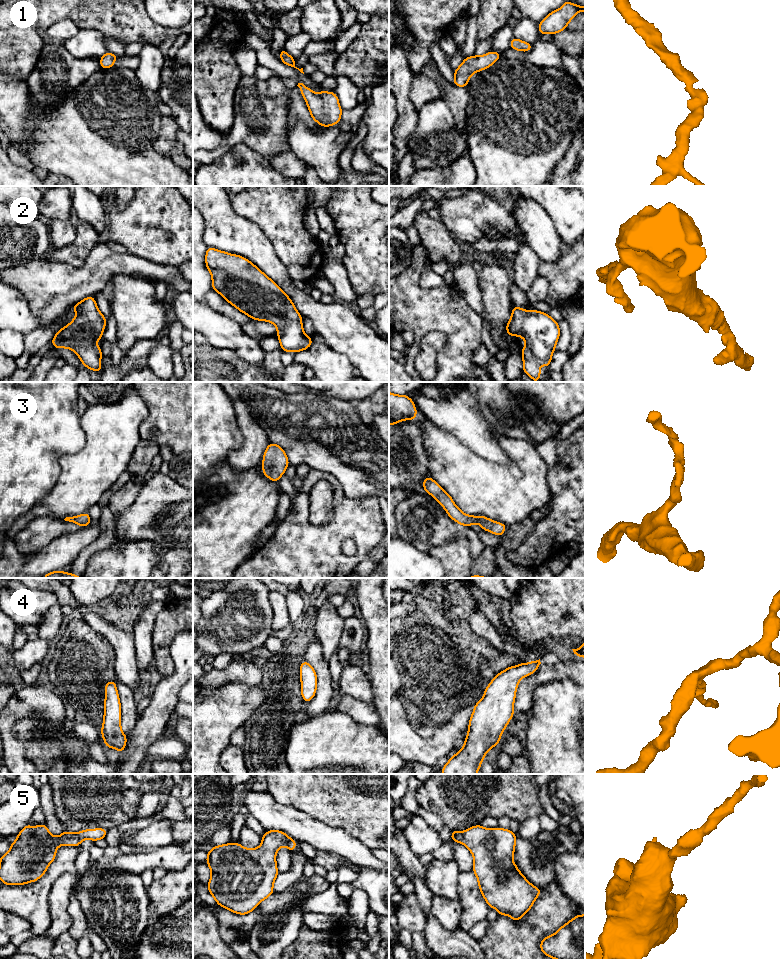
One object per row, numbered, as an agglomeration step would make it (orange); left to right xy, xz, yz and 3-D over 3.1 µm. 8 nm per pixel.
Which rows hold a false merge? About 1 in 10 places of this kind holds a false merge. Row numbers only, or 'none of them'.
none of them

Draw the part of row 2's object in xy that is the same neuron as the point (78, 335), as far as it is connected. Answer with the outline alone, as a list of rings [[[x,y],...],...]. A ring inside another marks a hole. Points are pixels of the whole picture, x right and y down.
[[[93,296],[86,297],[72,306],[71,309],[75,310],[76,317],[56,333],[51,344],[56,349],[68,348],[73,350],[85,367],[100,373],[102,352],[101,348],[96,345],[96,341],[102,339],[102,333],[106,326],[106,318],[99,311]]]

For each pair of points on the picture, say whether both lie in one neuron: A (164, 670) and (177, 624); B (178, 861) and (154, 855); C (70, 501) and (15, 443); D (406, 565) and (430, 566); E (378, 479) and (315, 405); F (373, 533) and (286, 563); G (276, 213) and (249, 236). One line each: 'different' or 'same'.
A: same
B: same
C: different
D: same
E: same
F: same
G: different

